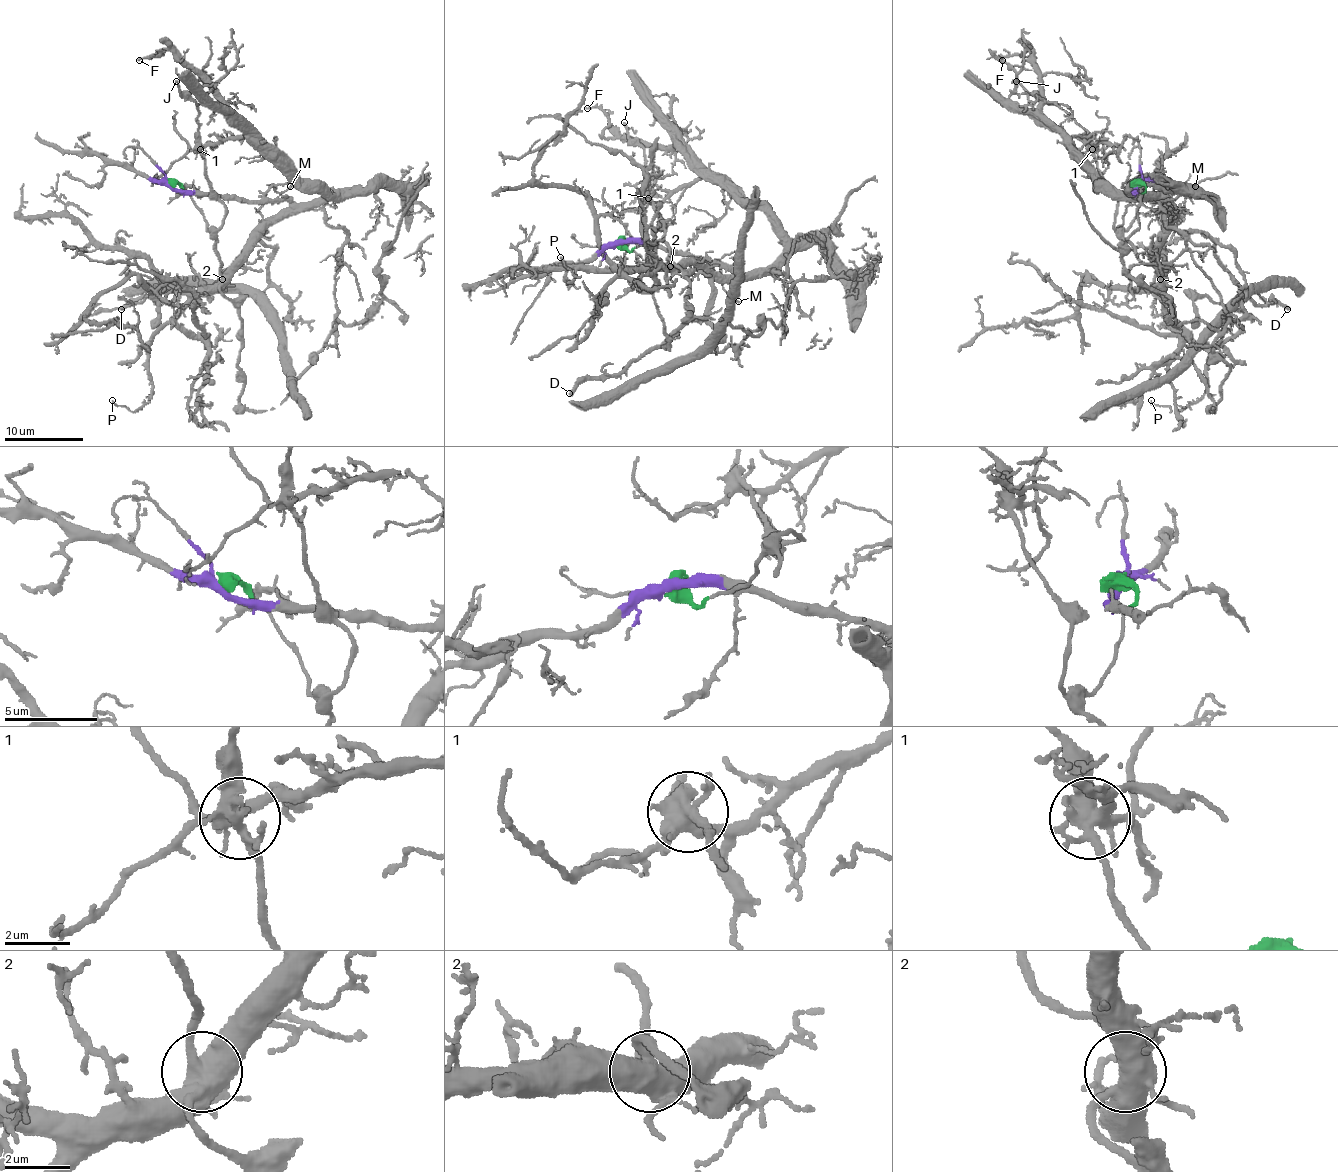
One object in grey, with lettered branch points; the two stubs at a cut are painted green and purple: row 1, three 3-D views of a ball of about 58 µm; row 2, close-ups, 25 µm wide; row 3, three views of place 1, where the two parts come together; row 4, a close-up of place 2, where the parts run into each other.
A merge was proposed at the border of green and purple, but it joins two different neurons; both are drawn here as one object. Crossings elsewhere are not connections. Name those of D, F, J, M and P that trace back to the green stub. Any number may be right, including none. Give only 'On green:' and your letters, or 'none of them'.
On green: J

